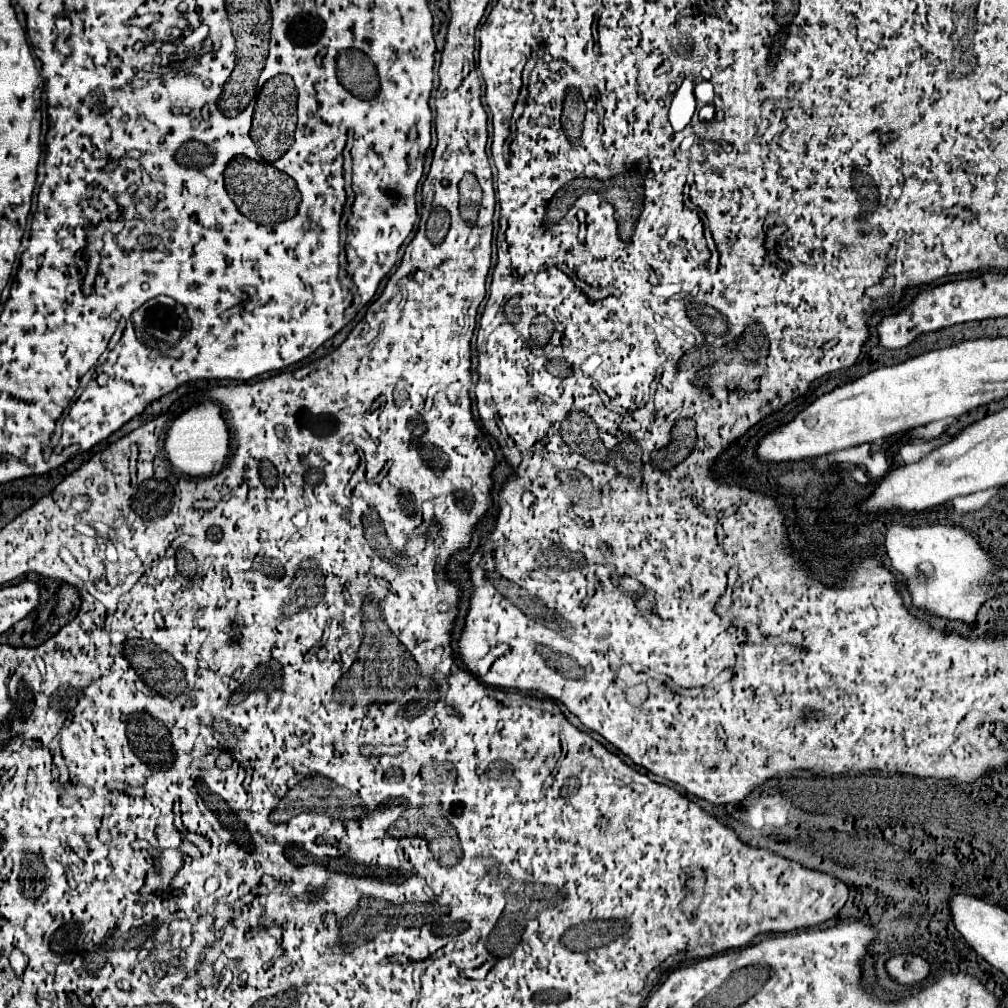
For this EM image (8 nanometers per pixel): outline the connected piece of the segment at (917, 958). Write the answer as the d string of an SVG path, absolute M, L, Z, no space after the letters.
M919 953L895 955L885 963L885 969L887 975L901 985L913 985L917 981L923 981L931 973L929 961Z

